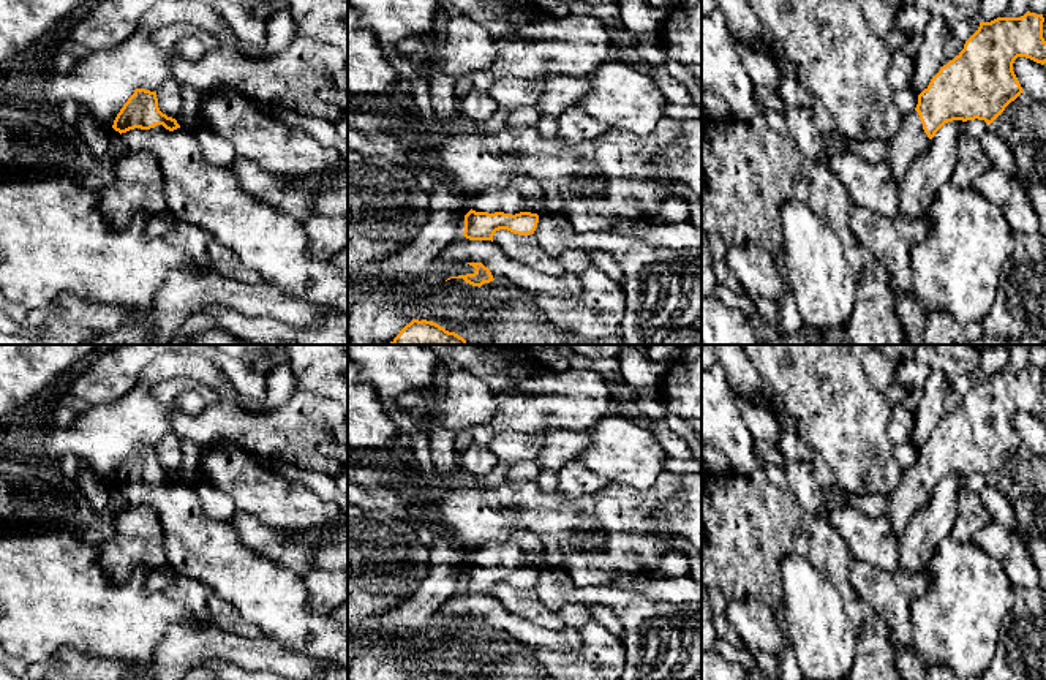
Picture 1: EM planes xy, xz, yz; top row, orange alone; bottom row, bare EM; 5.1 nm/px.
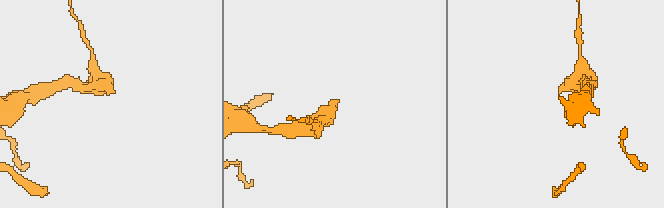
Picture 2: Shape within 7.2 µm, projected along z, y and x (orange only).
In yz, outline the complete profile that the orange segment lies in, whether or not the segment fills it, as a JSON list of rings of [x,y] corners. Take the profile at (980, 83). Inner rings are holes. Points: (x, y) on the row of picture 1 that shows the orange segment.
[[[1030,11],[1021,17],[997,17],[991,22],[980,22],[978,30],[965,41],[964,49],[943,65],[918,95],[916,108],[902,115],[897,131],[890,139],[891,153],[888,163],[894,180],[901,182],[904,179],[945,123],[978,119],[991,125],[1024,92],[1013,71],[1013,63],[1018,57],[1041,65],[1046,63],[1043,22],[1043,14]]]

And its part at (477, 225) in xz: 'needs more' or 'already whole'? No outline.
needs more

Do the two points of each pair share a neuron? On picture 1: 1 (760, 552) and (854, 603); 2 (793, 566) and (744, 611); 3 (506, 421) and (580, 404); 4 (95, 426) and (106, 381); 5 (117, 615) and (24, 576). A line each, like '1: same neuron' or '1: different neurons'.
1: same neuron
2: different neurons
3: same neuron
4: different neurons
5: same neuron

